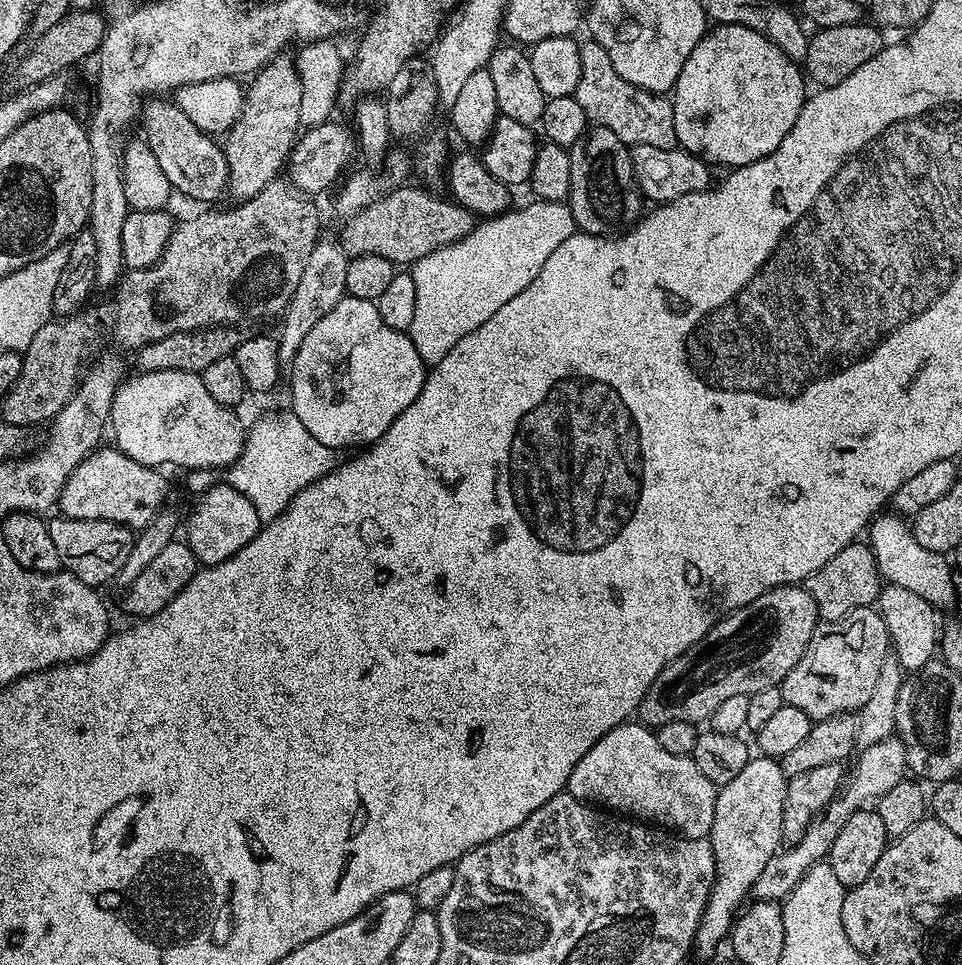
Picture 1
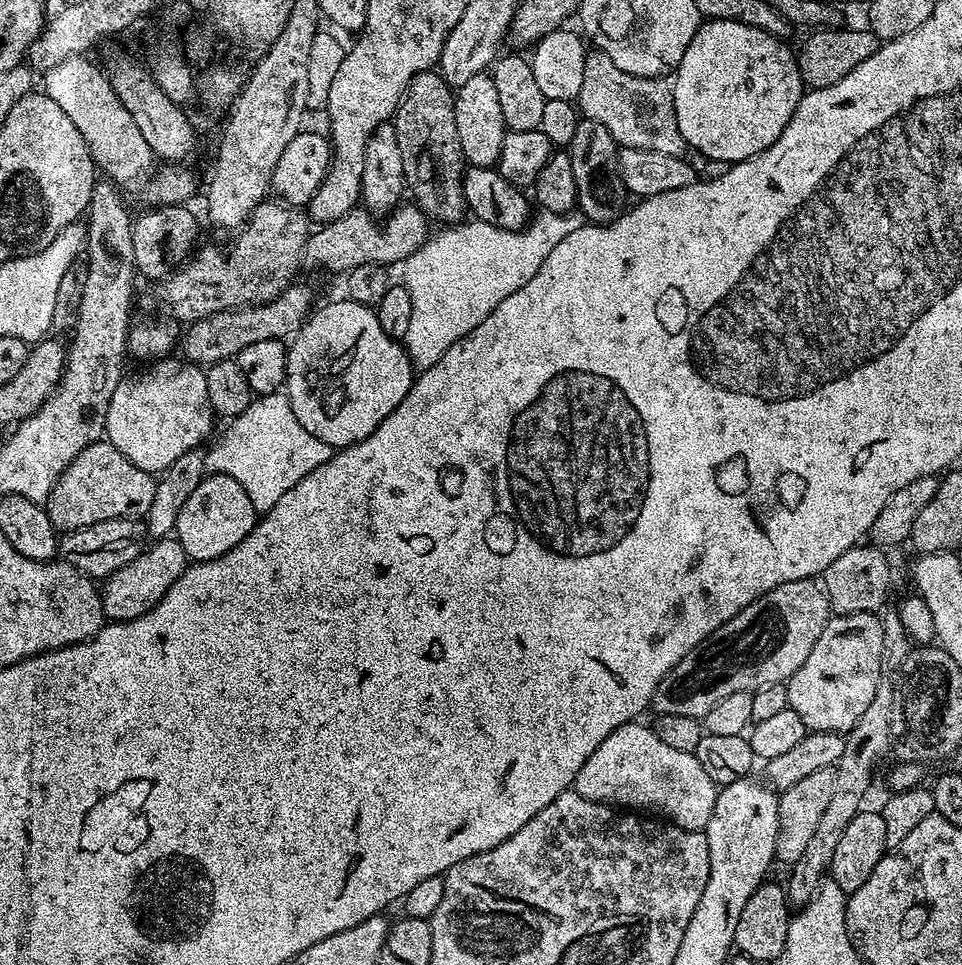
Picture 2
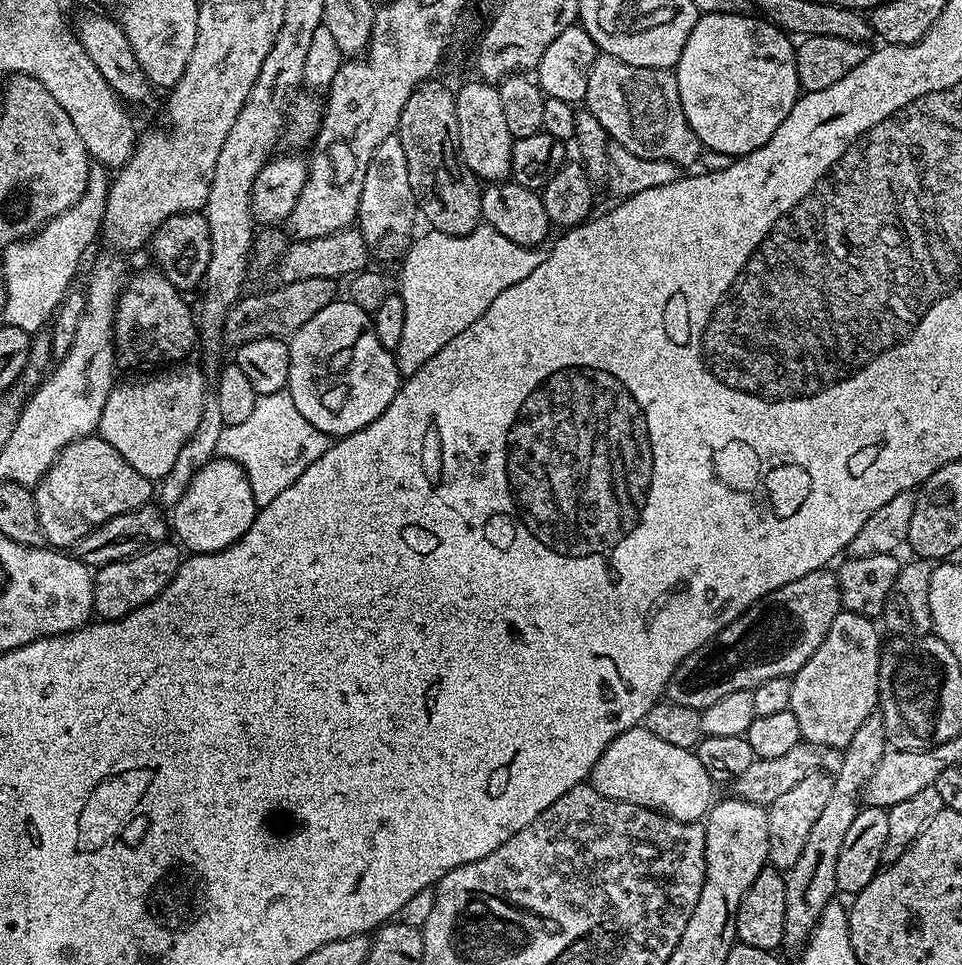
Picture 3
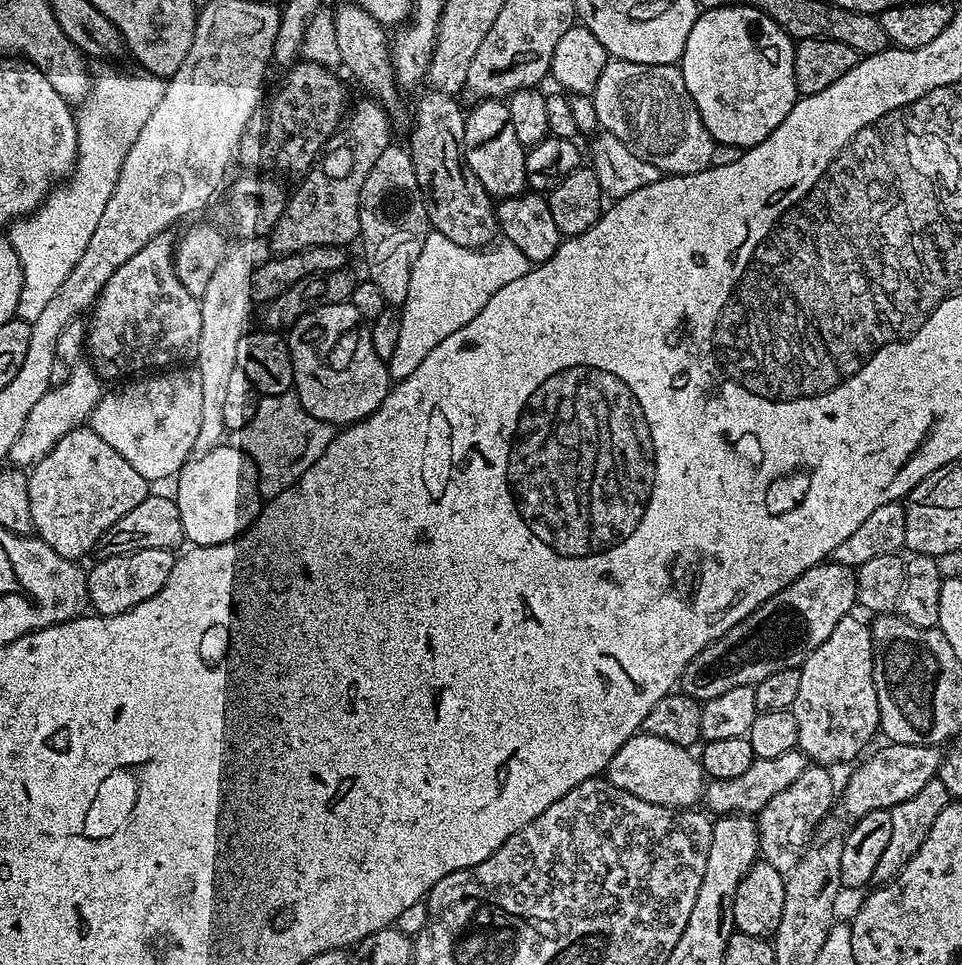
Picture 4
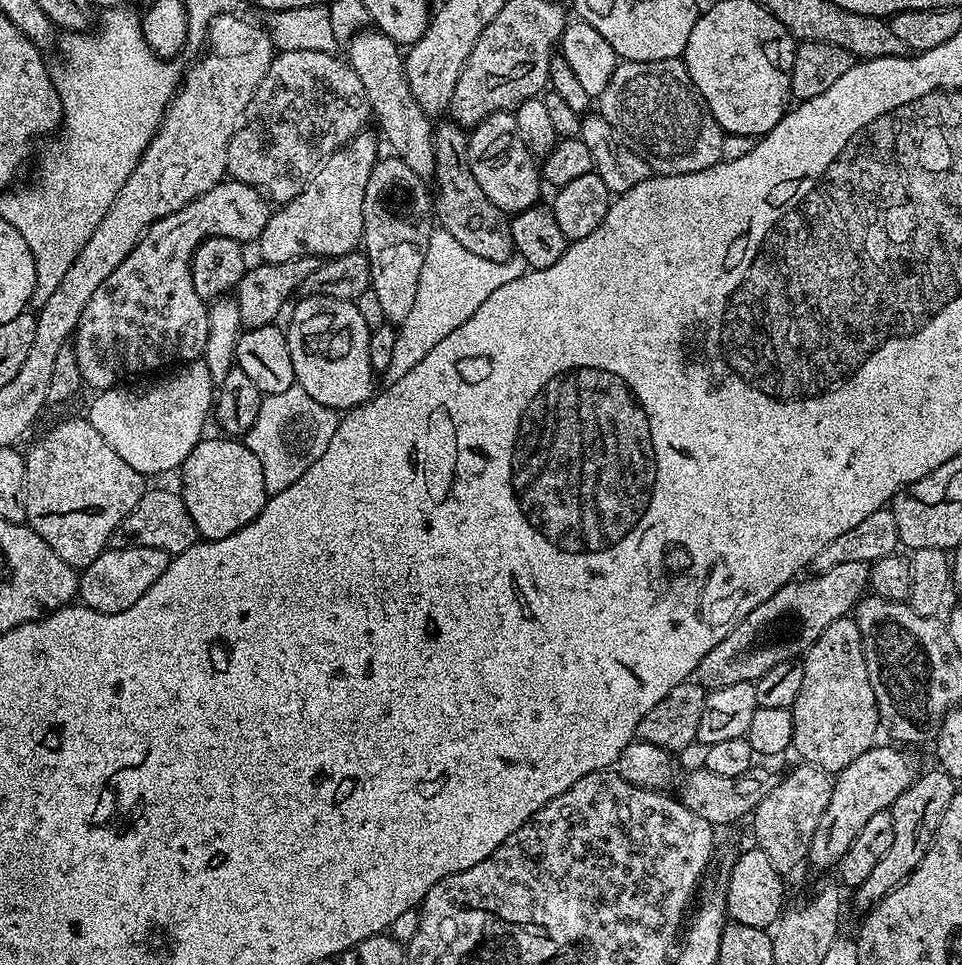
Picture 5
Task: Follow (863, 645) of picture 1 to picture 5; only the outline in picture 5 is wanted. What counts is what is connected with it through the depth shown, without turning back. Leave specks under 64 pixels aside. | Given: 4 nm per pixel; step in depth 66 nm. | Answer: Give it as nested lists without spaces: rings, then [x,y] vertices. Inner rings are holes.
[[[851,615],[838,618],[838,622],[830,622],[830,626],[826,626],[826,630],[822,630],[822,634],[817,640],[808,647],[808,651],[802,657],[804,673],[802,674],[802,690],[798,690],[798,698],[792,707],[792,717],[794,718],[794,734],[792,735],[793,753],[800,755],[799,759],[806,764],[812,764],[816,768],[829,774],[835,774],[843,770],[846,766],[850,766],[850,762],[854,762],[854,758],[858,758],[858,754],[866,754],[866,750],[870,750],[877,743],[876,731],[881,731],[880,711],[876,705],[874,698],[874,686],[870,686],[870,674],[866,670],[866,658],[864,657],[864,648],[860,644],[860,631],[856,625],[855,619]]]

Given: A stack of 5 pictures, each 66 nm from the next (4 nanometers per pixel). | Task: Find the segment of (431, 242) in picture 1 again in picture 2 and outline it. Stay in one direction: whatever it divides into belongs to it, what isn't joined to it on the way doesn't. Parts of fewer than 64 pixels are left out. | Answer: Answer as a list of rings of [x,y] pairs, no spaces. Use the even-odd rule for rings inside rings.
[[[404,202],[393,208],[384,225],[376,220],[379,219],[367,208],[357,206],[342,214],[342,218],[319,225],[309,235],[304,247],[303,267],[324,267],[328,272],[346,274],[367,264],[399,265],[407,256],[414,254],[414,250],[418,250],[418,246],[422,246],[430,235],[429,217],[412,202]]]

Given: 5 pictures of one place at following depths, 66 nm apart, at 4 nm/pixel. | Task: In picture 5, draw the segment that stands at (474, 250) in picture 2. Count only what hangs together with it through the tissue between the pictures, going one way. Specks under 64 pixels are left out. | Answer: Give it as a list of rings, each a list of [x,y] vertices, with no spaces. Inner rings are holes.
[[[443,230],[433,231],[430,246],[426,246],[426,262],[422,262],[422,274],[418,278],[418,294],[414,297],[414,307],[410,314],[398,325],[394,354],[390,357],[390,366],[386,373],[388,384],[398,382],[398,378],[410,374],[446,334],[458,330],[506,282],[514,282],[514,278],[524,275],[526,265],[524,260],[513,255],[506,262],[490,262],[490,258],[478,258],[478,254],[470,254],[466,246]]]

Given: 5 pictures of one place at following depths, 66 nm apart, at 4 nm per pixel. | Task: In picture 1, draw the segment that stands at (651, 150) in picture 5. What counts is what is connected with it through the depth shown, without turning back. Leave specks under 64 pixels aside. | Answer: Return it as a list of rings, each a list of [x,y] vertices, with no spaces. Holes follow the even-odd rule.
[[[588,38],[580,44],[582,58],[582,74],[578,78],[578,86],[574,93],[578,106],[586,110],[589,121],[599,127],[614,130],[618,138],[626,146],[641,144],[642,146],[677,147],[674,134],[674,110],[671,99],[667,95],[647,92],[635,88],[626,82],[614,70],[606,50],[598,41]]]

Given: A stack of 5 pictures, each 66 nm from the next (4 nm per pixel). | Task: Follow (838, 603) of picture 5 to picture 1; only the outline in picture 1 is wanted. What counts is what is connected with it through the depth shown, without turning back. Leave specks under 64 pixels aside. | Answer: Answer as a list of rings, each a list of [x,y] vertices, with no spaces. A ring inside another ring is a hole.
[[[807,587],[771,588],[766,594],[754,598],[754,602],[750,602],[739,612],[731,612],[718,621],[702,639],[690,646],[690,650],[686,650],[678,659],[671,660],[660,671],[650,690],[646,690],[644,702],[638,709],[639,723],[653,730],[661,728],[666,722],[679,720],[699,725],[700,720],[707,721],[714,710],[718,710],[719,704],[726,702],[726,698],[734,698],[734,694],[750,697],[758,690],[779,686],[786,674],[794,670],[798,658],[802,658],[819,620],[816,603]]]

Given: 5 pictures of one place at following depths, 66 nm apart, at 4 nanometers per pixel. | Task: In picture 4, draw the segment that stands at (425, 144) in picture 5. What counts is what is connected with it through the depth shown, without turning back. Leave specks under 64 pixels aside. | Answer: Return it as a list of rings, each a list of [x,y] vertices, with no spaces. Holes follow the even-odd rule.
[[[348,2],[334,12],[334,31],[338,41],[341,65],[356,75],[356,80],[365,88],[369,97],[380,101],[387,109],[399,104],[400,94],[396,82],[396,69],[392,67],[390,36],[385,25],[379,24],[362,6]]]

